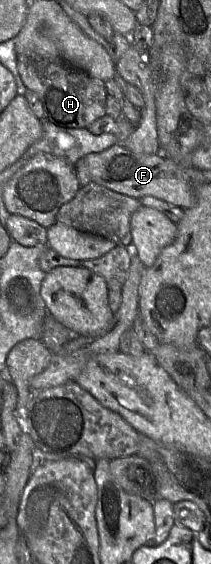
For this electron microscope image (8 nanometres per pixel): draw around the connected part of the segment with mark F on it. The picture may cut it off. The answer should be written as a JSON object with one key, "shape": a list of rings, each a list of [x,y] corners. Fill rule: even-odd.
{"shape":[[[115,144],[104,151],[80,158],[75,164],[75,173],[81,186],[94,182],[116,193],[137,199],[154,197],[184,210],[195,203],[193,187],[185,179],[181,167],[163,154],[136,153],[122,144]]]}

